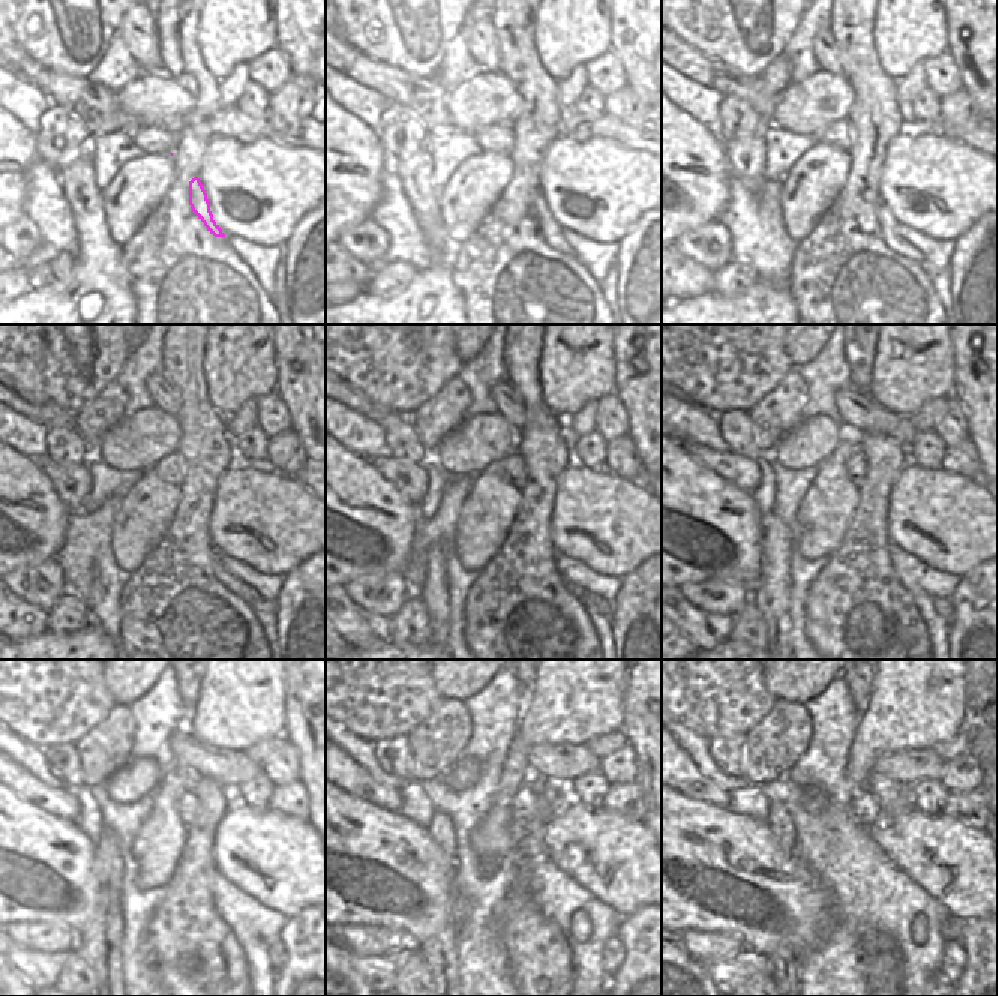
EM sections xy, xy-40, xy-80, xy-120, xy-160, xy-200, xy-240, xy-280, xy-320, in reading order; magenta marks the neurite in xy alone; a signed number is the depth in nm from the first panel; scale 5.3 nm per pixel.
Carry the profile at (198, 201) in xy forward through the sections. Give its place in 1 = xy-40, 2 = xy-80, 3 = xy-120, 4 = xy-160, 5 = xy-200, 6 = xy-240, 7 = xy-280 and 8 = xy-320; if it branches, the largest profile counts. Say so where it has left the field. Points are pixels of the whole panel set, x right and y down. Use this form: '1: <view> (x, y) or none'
1: xy-40 (551, 231)
2: xy-80 (884, 218)
3: xy-120 (249, 596)
4: xy-160 (607, 608)
5: xy-200 (943, 608)
6: xy-240 (276, 953)
7: xy-280 (613, 951)
8: xy-320 (953, 959)

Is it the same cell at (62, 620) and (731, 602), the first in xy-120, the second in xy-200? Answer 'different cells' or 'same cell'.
different cells

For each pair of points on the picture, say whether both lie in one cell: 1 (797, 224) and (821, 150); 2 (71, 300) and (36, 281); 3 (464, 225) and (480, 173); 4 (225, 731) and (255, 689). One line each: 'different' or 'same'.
1: same
2: different
3: same
4: same

